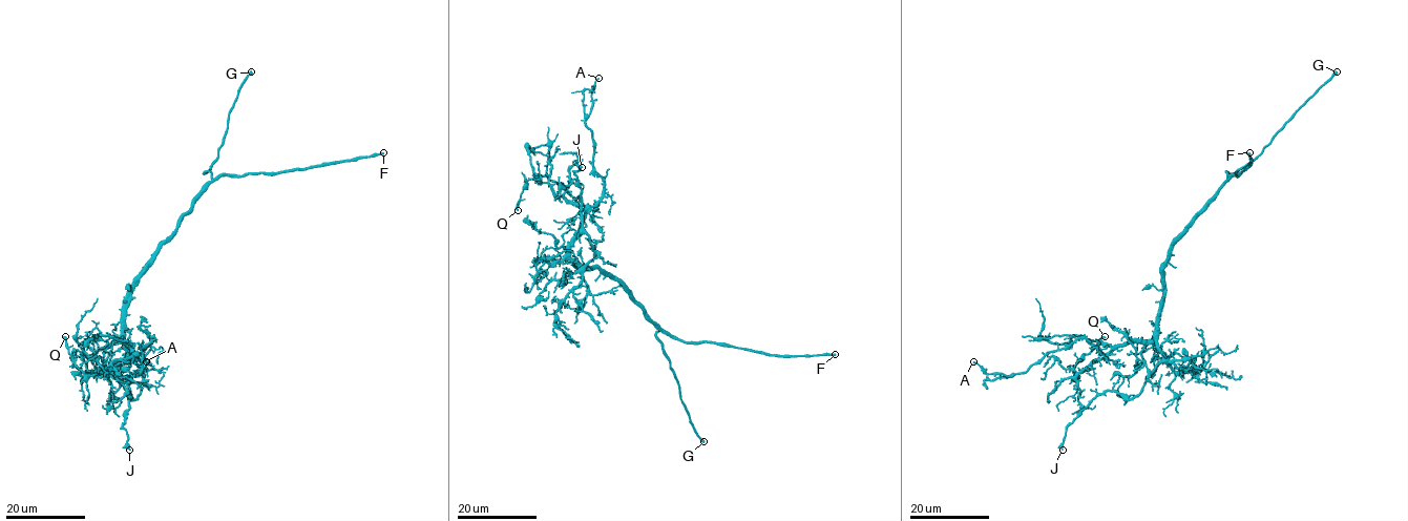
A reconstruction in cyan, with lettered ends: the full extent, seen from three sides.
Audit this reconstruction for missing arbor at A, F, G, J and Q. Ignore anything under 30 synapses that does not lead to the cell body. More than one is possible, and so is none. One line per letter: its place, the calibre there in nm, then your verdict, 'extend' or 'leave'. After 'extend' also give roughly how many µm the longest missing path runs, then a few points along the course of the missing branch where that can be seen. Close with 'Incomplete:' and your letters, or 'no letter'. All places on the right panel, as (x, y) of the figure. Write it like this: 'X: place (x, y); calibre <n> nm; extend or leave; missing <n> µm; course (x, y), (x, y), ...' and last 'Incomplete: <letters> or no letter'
A: place (973, 361); calibre 170 nm; leave
F: place (1249, 152); calibre 280 nm; extend; missing 250 µm; course (1249, 152), (1232, 107), (1243, 128), (1202, 191), (1213, 208), (1185, 209), (1157, 265), (1080, 234)
G: place (1337, 71); calibre 440 nm; extend; missing 50 µm; course (1337, 71), (1342, 59), (1359, 43), (1365, 58), (1383, 75), (1391, 108), (1404, 120)
J: place (1063, 450); calibre 260 nm; leave
Q: place (1105, 336); calibre 220 nm; leave
Incomplete: F, G

